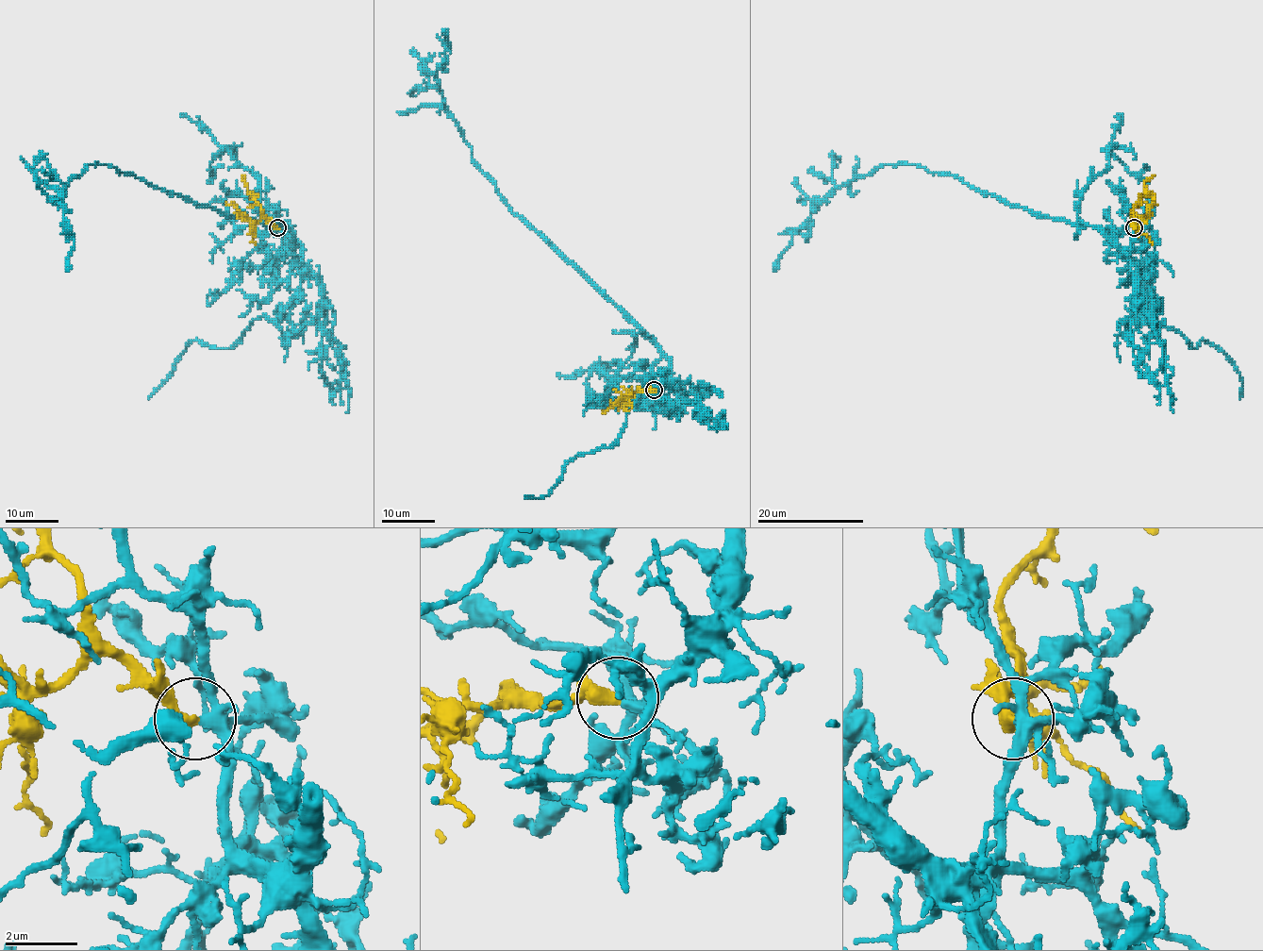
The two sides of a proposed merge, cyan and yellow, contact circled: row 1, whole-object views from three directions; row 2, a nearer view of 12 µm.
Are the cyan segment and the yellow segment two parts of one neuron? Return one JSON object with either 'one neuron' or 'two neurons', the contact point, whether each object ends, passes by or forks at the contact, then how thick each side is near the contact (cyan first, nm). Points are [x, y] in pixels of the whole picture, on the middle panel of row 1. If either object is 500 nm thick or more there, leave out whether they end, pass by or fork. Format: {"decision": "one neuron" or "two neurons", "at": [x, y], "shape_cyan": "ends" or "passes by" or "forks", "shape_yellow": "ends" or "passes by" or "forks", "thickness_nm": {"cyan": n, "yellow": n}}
{"decision": "one neuron", "at": [654, 390], "shape_cyan": "forks", "shape_yellow": "ends", "thickness_nm": {"cyan": 260, "yellow": 460}}

